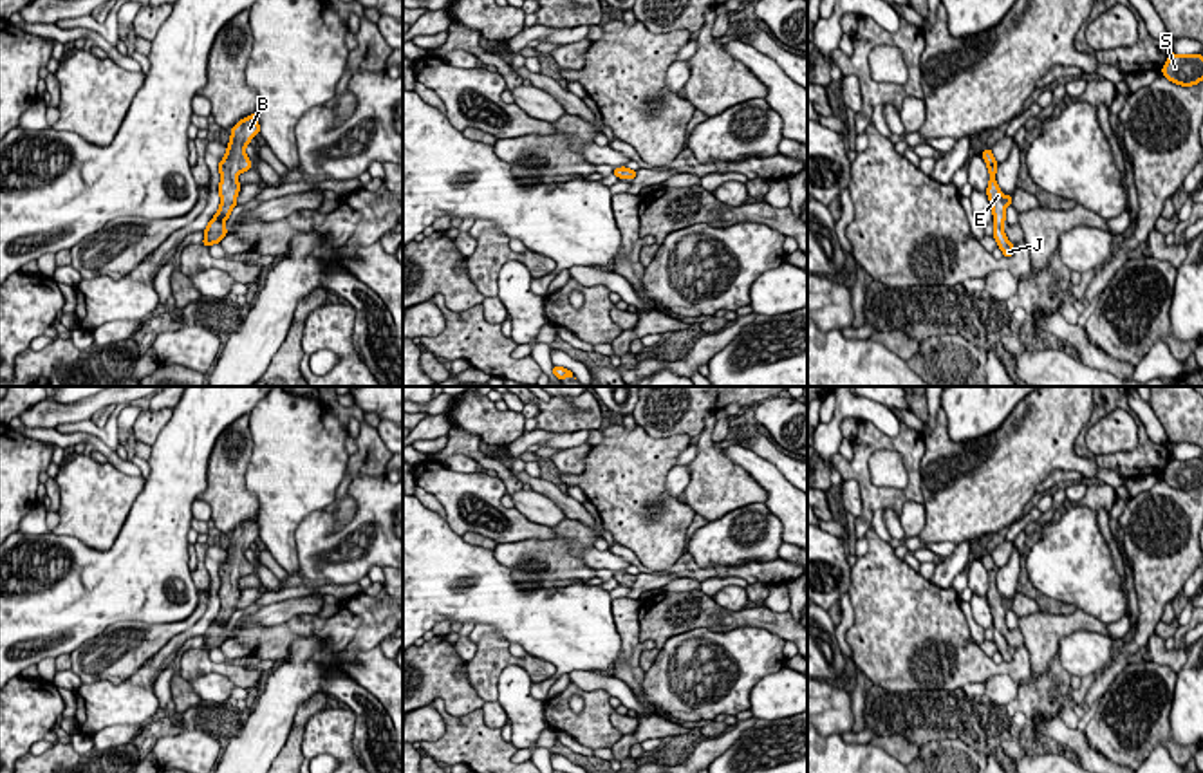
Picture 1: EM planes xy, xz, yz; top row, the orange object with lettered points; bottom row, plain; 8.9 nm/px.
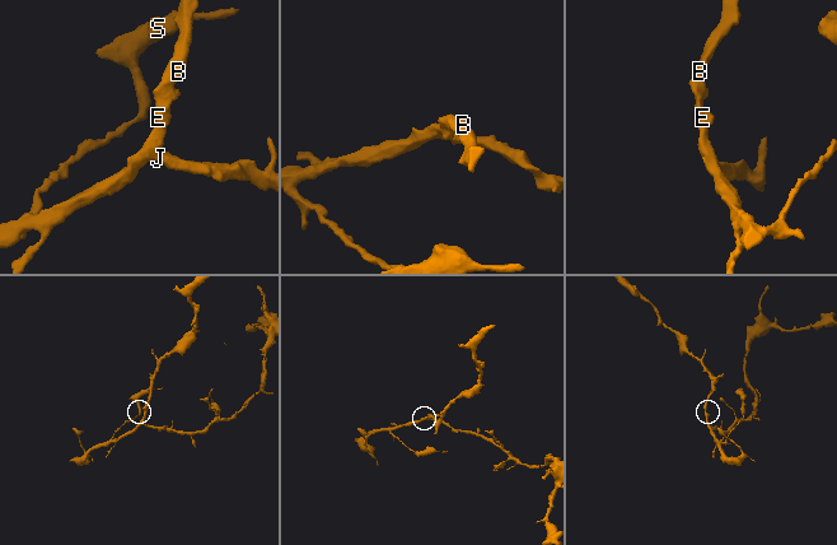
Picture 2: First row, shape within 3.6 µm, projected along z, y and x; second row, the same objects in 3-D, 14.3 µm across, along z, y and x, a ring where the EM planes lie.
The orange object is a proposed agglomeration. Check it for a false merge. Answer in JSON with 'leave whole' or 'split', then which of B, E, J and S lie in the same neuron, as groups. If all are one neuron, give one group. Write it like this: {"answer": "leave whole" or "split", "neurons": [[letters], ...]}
{"answer": "leave whole", "neurons": [["B", "E", "J", "S"]]}

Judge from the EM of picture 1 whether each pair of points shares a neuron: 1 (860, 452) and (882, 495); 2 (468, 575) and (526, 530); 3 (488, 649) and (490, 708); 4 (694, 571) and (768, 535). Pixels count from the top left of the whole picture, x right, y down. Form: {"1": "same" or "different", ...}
{"1": "same", "2": "different", "3": "different", "4": "different"}

